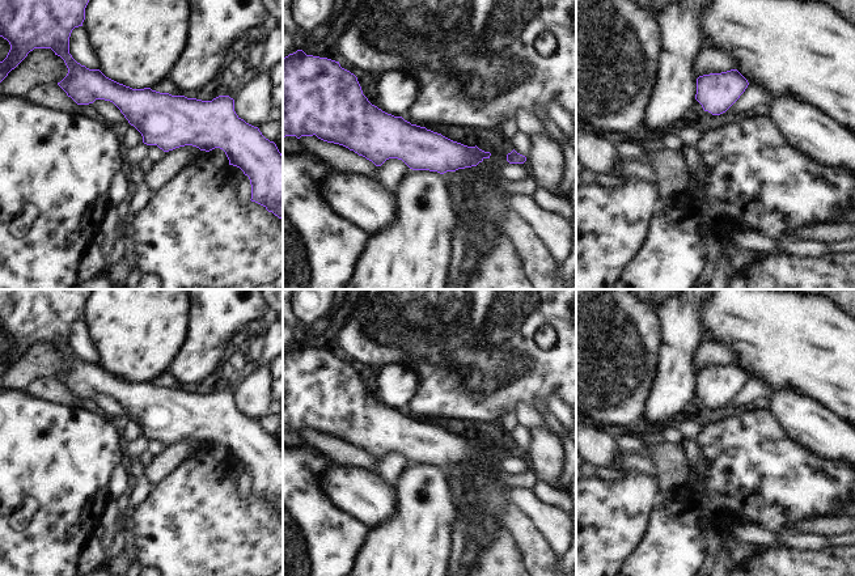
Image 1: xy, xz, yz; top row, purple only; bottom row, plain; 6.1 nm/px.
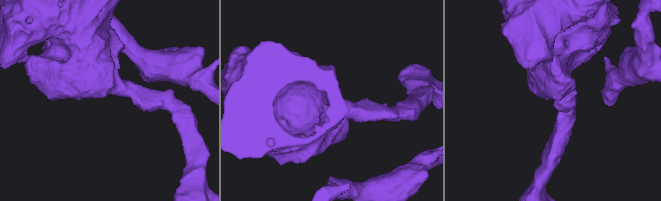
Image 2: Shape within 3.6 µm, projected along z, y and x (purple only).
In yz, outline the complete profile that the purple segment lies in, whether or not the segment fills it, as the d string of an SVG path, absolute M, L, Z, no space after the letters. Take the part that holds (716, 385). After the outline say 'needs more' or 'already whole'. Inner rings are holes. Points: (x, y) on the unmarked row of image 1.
M737 364L703 368L697 372L695 393L712 408L725 406L745 385L749 376Z; already whole

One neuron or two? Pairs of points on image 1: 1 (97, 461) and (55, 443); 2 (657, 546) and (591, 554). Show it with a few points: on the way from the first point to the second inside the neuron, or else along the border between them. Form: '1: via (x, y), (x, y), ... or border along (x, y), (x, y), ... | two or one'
1: via (87, 452), (66, 452) | one
2: border along (650, 521), (640, 541), (623, 562) | two

